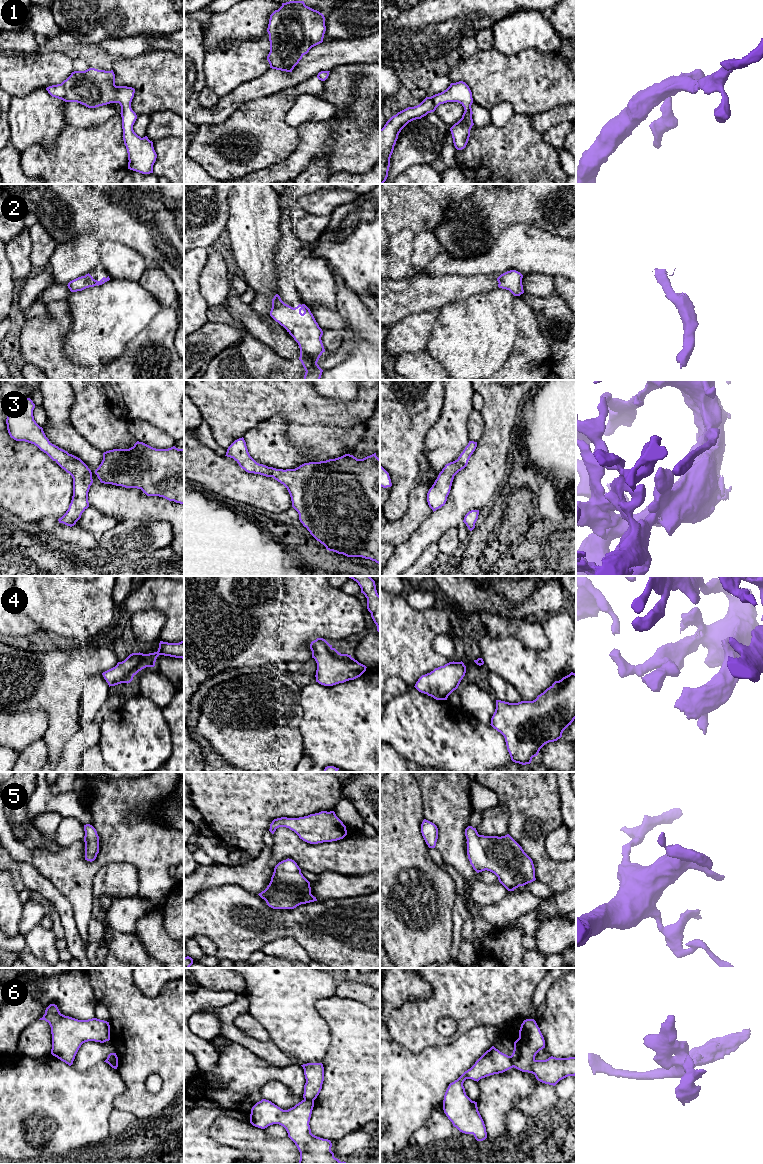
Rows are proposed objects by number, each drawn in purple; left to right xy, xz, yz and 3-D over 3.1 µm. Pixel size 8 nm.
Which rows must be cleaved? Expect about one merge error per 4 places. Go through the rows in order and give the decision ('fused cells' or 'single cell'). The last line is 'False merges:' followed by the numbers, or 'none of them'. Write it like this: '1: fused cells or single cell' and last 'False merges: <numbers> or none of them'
1: single cell
2: single cell
3: single cell
4: single cell
5: single cell
6: fused cells
False merges: 6

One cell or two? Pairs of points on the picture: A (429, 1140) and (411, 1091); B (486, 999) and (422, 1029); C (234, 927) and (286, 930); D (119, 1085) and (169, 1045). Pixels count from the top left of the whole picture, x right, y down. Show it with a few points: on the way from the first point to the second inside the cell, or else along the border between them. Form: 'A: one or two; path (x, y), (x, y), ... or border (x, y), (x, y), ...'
A: two; border (434, 1106), (430, 1116), (415, 1131), (408, 1142)
B: one; path (470, 999), (450, 999), (436, 1013)
C: one; path (247, 927), (273, 927)
D: two; border (115, 1069), (125, 1089), (113, 1103)

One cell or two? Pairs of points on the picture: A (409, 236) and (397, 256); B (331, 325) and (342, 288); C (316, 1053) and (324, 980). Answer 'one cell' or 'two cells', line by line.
A: one cell
B: two cells
C: one cell

